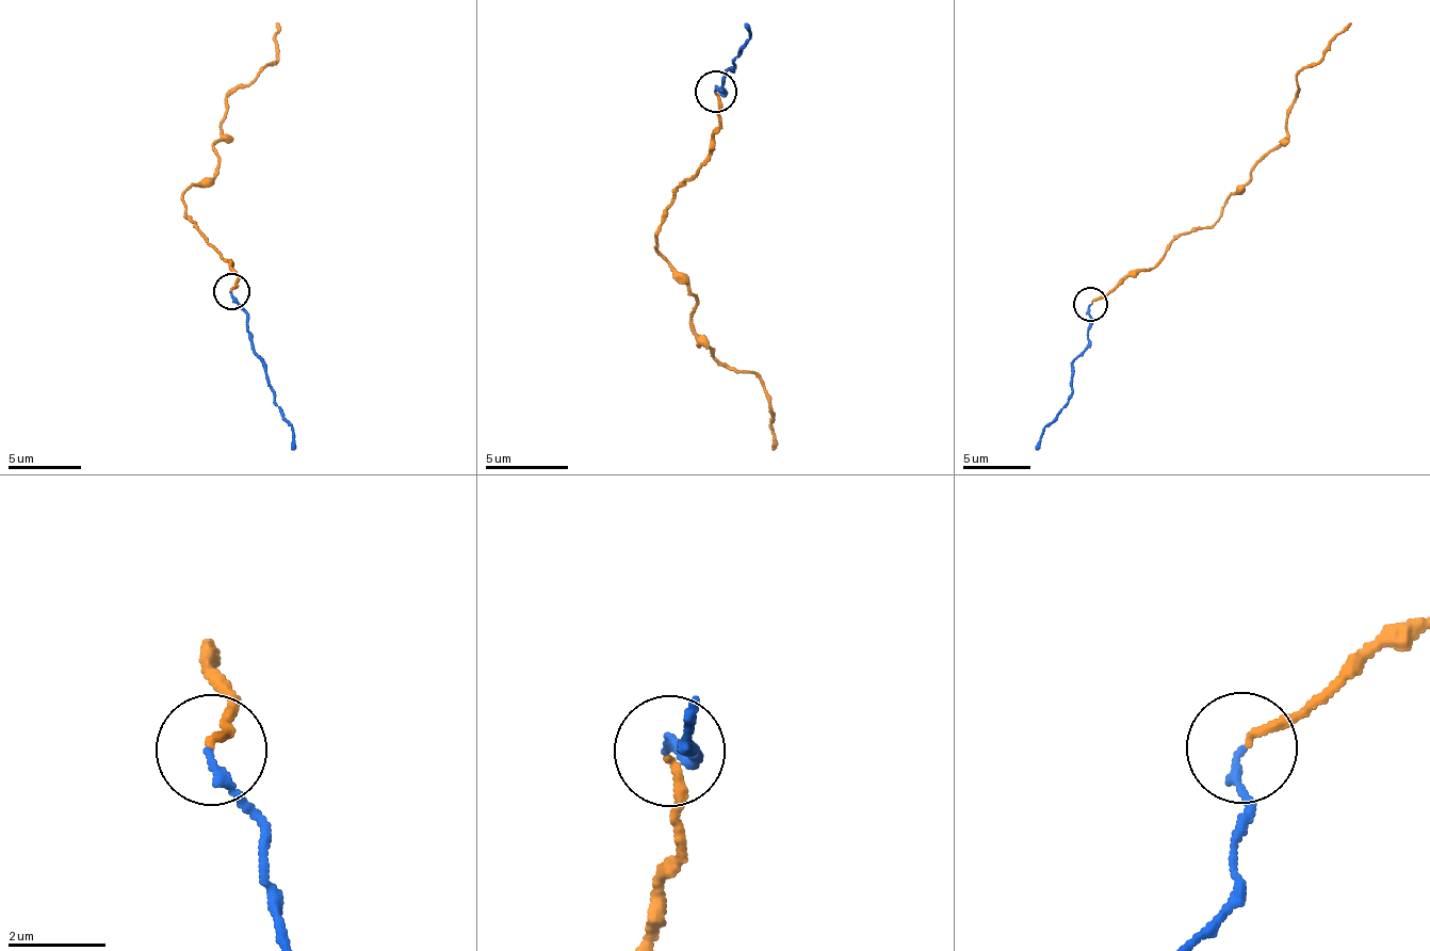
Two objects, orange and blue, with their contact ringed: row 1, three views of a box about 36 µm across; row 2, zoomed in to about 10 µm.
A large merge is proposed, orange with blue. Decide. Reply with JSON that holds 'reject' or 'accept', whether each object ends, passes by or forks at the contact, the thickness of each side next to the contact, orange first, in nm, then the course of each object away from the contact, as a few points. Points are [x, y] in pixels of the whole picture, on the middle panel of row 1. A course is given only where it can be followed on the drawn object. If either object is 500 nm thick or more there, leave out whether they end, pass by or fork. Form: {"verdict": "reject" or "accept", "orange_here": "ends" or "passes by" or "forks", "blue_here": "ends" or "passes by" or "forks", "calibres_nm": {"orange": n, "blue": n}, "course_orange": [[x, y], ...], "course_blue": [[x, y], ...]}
{"verdict": "accept", "orange_here": "ends", "blue_here": "ends", "calibres_nm": {"orange": 160, "blue": 170}, "course_orange": [[717, 94], [721, 121], [653, 246], [693, 295], [699, 342], [765, 387], [772, 451]], "course_blue": [[717, 90], [727, 91], [718, 87], [750, 32], [746, 22]]}

